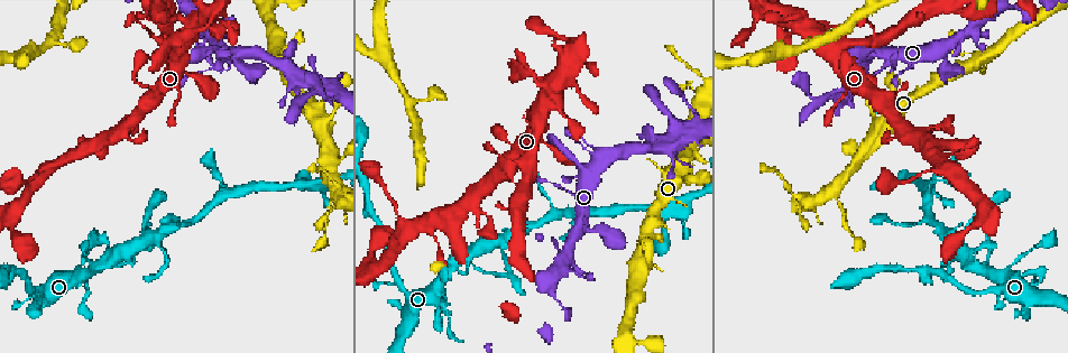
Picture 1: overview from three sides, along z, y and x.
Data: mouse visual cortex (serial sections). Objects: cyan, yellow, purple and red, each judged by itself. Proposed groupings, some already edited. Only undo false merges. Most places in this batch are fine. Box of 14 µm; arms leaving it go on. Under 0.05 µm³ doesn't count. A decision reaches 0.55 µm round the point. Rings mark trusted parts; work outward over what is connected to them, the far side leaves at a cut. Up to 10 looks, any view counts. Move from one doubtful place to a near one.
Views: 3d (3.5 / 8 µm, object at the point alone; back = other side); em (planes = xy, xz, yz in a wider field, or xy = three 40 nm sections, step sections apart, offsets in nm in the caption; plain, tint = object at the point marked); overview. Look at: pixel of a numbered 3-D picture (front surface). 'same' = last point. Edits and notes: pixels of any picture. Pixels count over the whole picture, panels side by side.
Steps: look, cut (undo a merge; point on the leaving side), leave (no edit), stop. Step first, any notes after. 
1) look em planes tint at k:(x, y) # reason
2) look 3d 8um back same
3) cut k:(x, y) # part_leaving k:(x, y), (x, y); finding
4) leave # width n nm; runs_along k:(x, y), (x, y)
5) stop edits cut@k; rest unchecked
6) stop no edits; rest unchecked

look em xy step 3 tint at 1:(642, 259) # small branch off a trunk

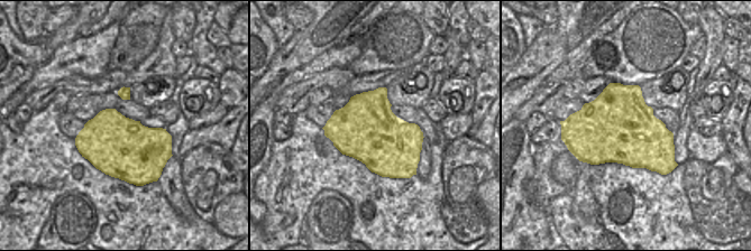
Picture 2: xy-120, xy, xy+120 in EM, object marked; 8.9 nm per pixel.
look 3d 3.5um same # wider look

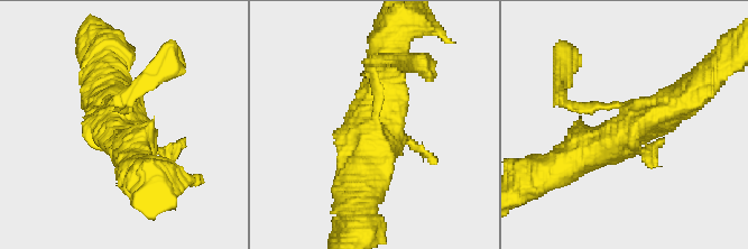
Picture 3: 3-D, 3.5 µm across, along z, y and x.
leave # width 550 nm; runs_along 3:(578, 154), (615, 144), (698, 85); all the same cell

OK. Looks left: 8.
look 3d 3.5um at 1:(300, 185) # three-way junction

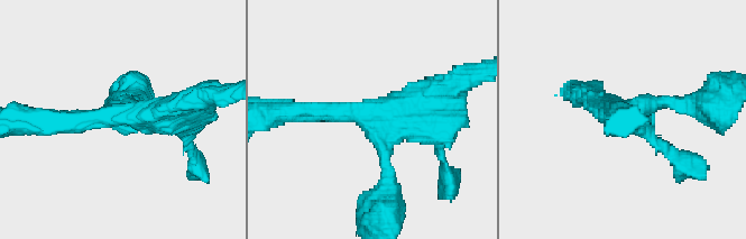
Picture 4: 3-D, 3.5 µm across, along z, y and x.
look em xy step 2 tint at 4:(369, 114) # arms 3; arm_widths 200, 250, 450 nm; need the tissue

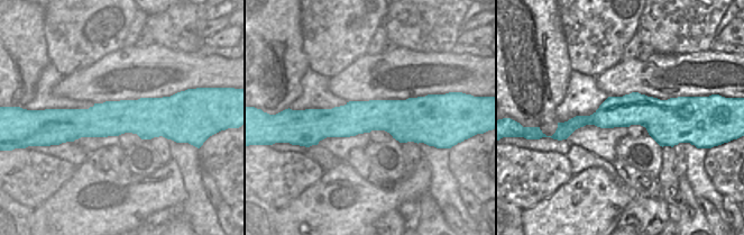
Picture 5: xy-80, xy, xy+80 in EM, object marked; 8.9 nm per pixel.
leave # runs_along 5:(429, 108), (413, 116), (312, 126); one cell here

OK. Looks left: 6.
look 3d 3.5um at 1:(834, 194)

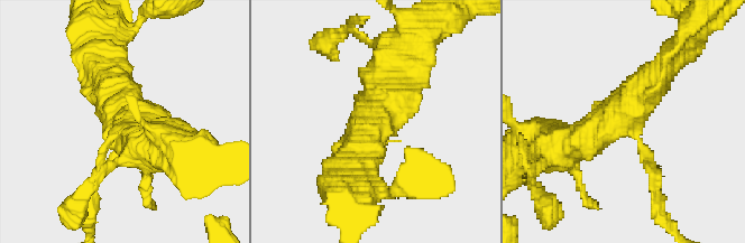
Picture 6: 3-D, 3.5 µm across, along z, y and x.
look em xy step 2 tint at 6:(630, 130)

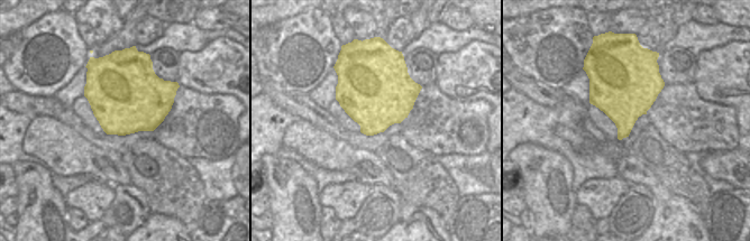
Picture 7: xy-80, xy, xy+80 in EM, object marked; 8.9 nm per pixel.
leave # arm_widths 150, 400, 500 nm; all the same cell

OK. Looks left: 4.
look 3d 3.5um at 1:(442, 268) # sharp bend

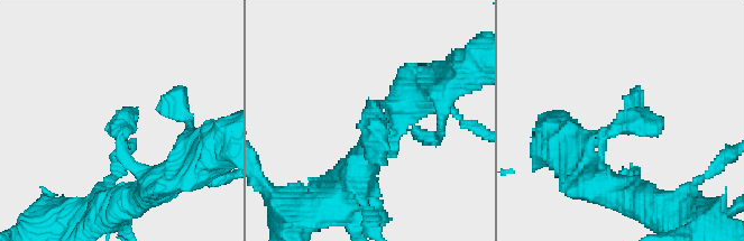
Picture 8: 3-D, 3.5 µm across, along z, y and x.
look em xy step 3 tint at 8:(611, 132) # need the tissue

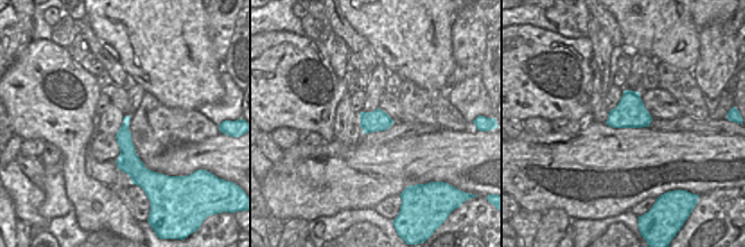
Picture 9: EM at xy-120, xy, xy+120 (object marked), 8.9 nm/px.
leave # runs_along 8:(149, 188), (121, 144), (129, 117); all the same cell

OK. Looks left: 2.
stop no edits; rest unchecked

